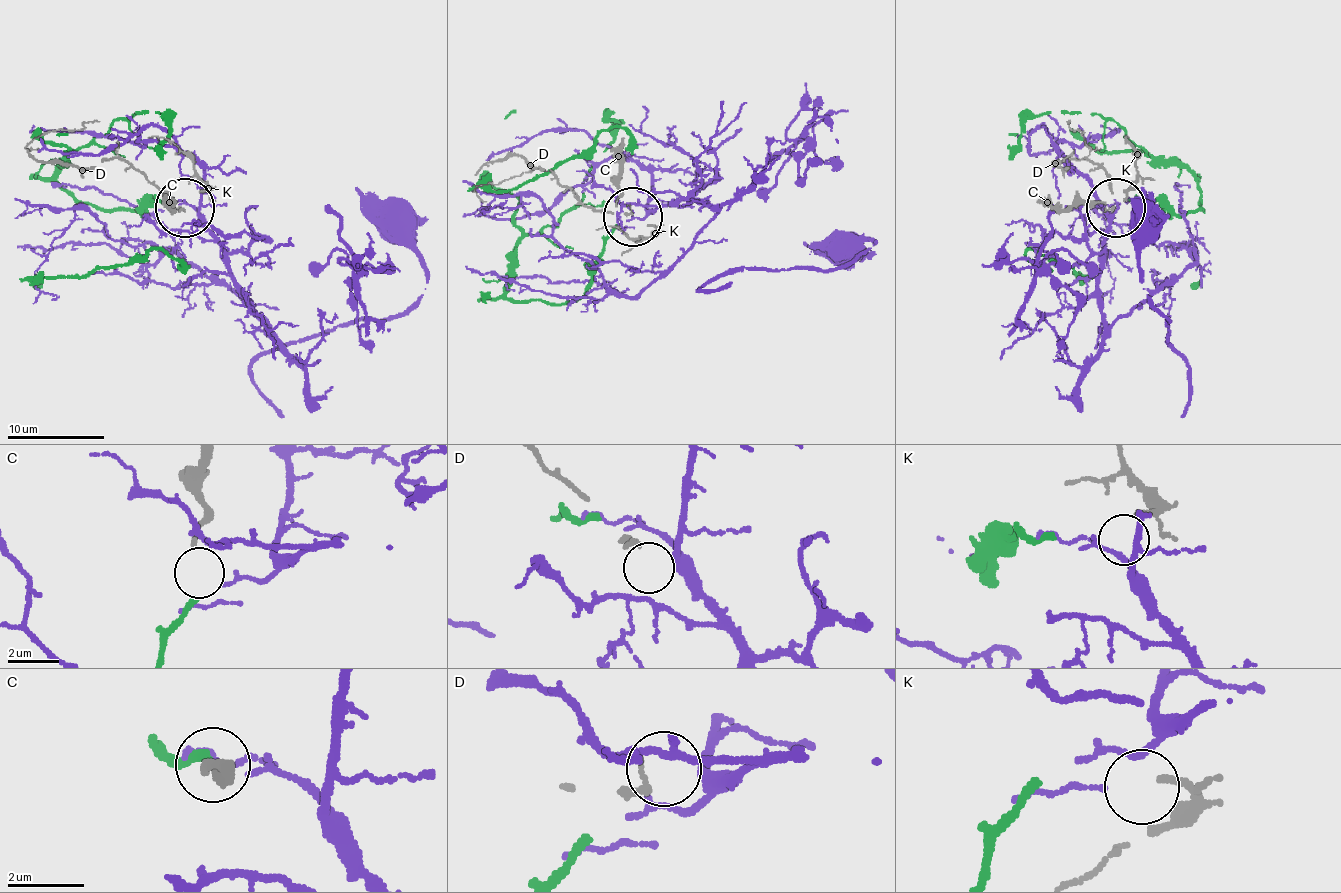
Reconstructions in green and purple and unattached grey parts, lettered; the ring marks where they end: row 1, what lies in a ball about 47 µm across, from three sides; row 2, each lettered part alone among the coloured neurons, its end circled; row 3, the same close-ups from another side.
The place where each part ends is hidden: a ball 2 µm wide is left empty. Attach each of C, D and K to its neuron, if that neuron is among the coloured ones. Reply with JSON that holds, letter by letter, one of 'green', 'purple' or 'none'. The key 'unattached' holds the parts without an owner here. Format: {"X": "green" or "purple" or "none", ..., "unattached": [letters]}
{"C": "green", "D": "none", "K": "purple", "unattached": ["D"]}

